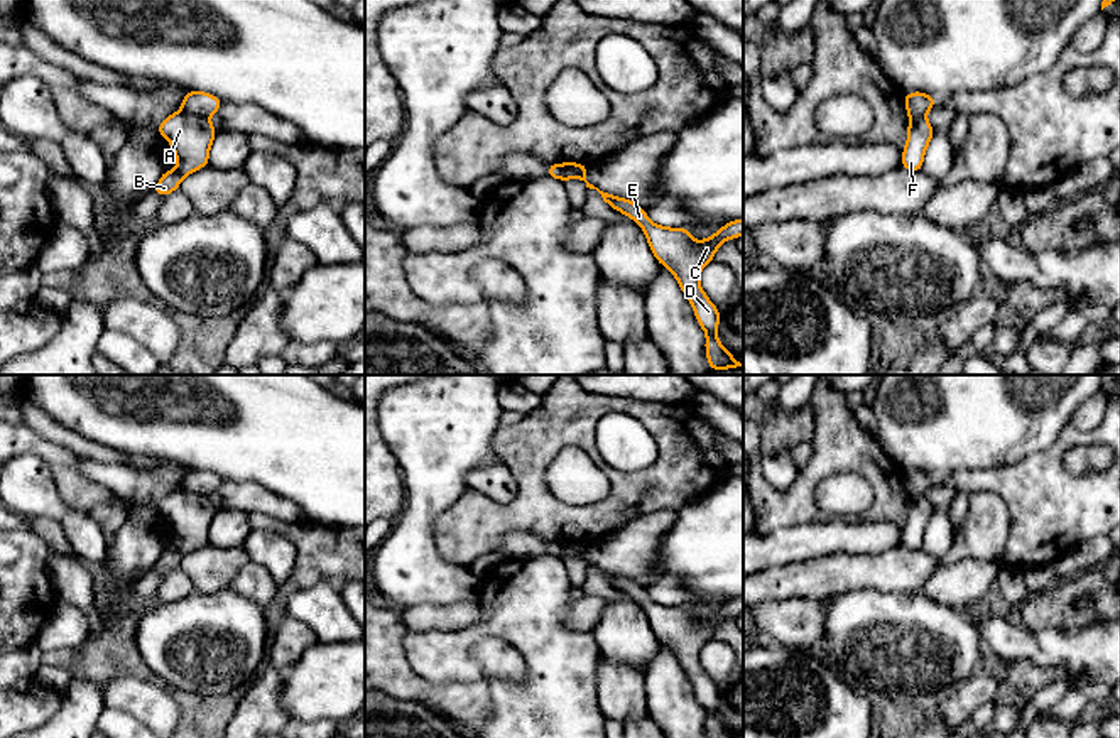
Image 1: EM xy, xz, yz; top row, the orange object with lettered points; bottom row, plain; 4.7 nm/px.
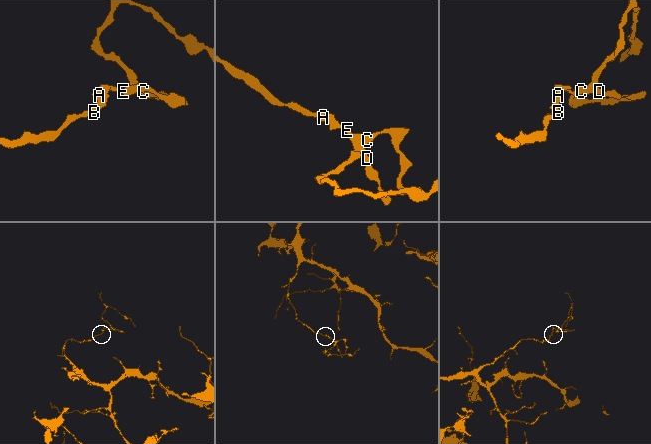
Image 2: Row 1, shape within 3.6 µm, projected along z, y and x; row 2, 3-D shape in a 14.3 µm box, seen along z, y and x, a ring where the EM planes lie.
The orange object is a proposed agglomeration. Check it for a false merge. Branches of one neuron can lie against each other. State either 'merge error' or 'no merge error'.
merge error

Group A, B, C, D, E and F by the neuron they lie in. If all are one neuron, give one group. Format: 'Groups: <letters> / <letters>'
Groups: A B F / C D E

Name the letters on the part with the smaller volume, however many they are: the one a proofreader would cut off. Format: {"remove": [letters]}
{"remove": ["C", "D", "E"]}

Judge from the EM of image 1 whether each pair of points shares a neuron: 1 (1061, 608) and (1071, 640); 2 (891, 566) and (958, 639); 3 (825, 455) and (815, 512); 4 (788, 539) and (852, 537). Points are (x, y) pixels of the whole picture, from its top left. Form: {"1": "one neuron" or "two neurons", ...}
{"1": "two neurons", "2": "two neurons", "3": "one neuron", "4": "one neuron"}

